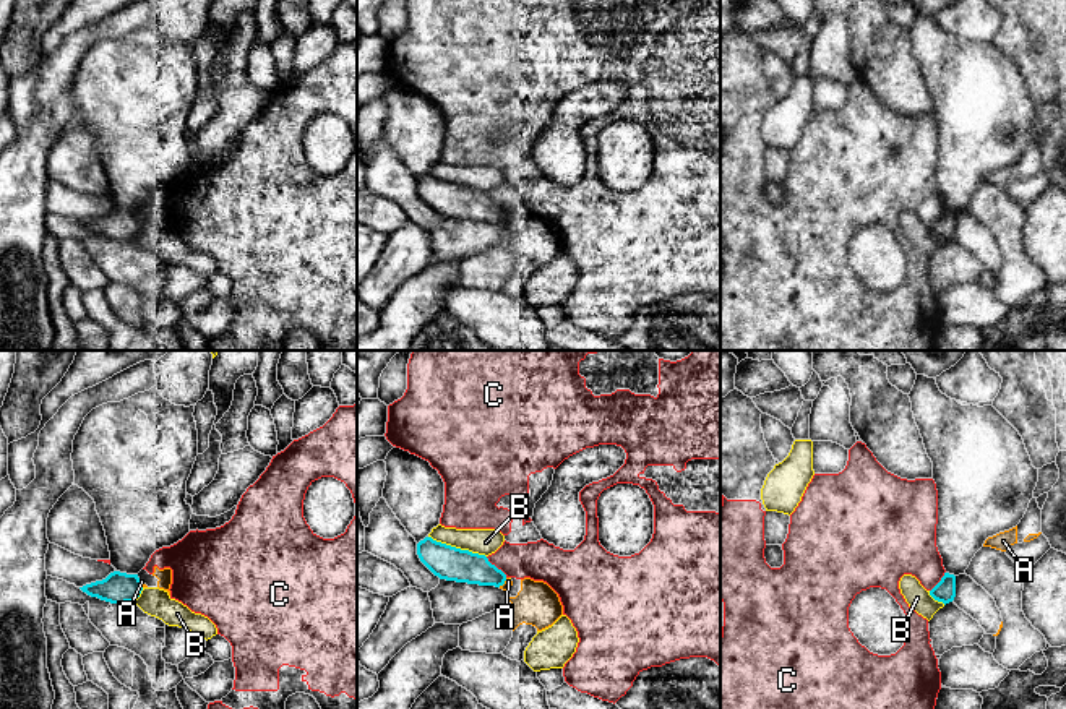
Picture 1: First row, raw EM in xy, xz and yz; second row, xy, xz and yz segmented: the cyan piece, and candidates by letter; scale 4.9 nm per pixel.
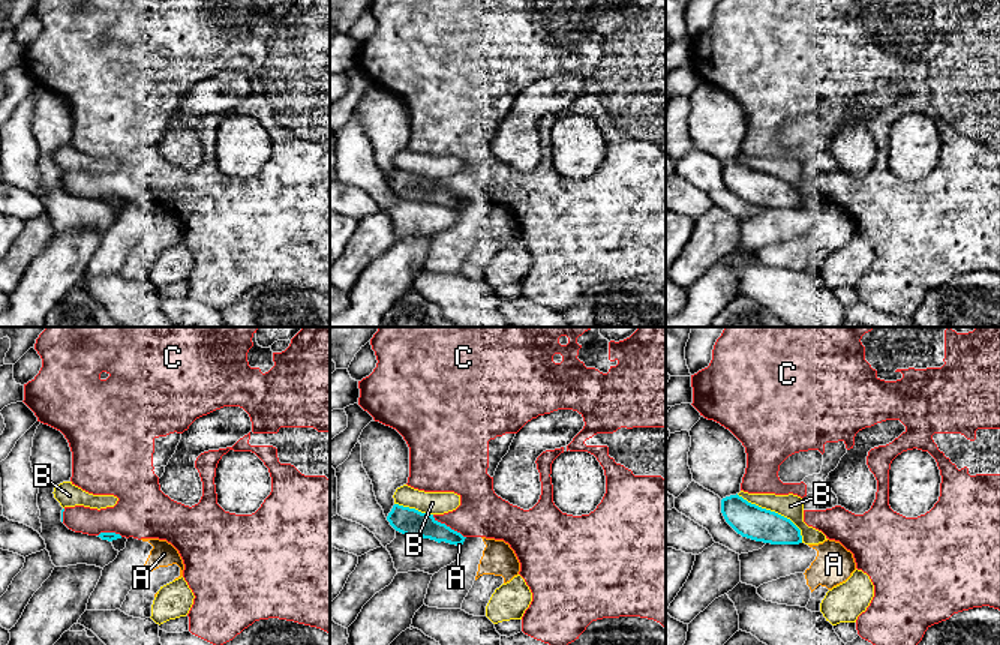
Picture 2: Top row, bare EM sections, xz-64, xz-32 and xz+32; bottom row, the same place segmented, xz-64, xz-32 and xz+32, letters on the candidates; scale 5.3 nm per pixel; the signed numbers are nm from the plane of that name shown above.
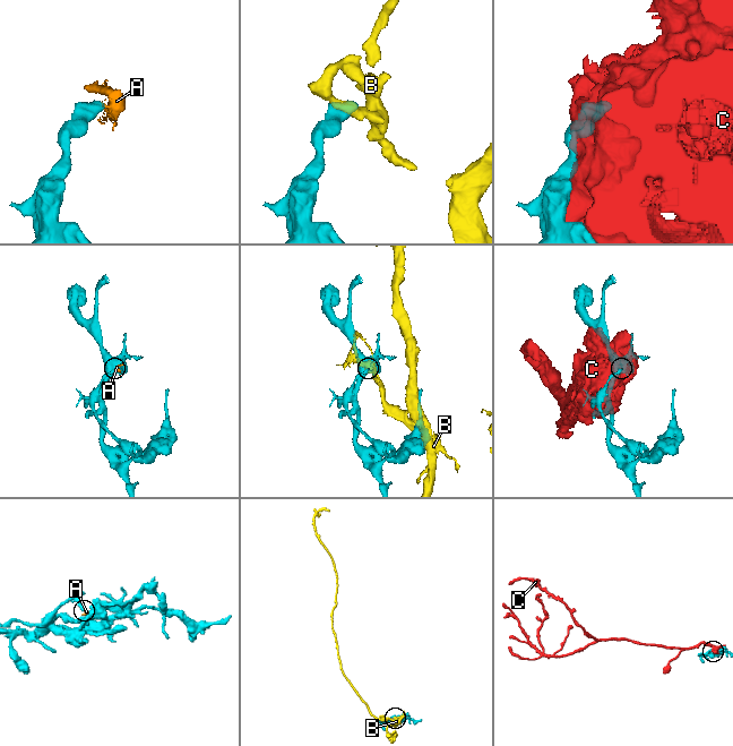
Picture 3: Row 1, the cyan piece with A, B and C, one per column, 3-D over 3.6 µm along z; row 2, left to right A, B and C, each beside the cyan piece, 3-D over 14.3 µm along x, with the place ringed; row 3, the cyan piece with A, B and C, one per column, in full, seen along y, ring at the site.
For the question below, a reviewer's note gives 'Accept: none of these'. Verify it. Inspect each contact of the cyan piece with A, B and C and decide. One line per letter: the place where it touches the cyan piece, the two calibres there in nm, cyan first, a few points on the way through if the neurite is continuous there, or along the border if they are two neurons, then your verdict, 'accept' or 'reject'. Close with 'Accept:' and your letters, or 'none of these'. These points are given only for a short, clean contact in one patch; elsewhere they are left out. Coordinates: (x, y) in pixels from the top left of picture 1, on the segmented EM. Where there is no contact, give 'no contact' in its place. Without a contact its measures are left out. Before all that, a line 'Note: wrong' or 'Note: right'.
Note: right
A: contact xz (503, 583); calibres 160 and 40 nm; reject
B: contact xz (458, 549); calibres 170 and 130 nm; reject
C: contact xz (495, 567); calibres 170 and 190 nm; reject
Accept: none of these

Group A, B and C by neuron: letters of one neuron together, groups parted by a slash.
A / B / C

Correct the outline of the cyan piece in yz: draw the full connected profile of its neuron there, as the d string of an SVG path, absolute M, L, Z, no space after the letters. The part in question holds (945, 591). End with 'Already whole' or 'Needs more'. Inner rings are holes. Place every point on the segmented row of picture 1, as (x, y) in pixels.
M944 573L941 581L930 591L930 595L944 605L952 602L956 597L956 576Z. Already whole

